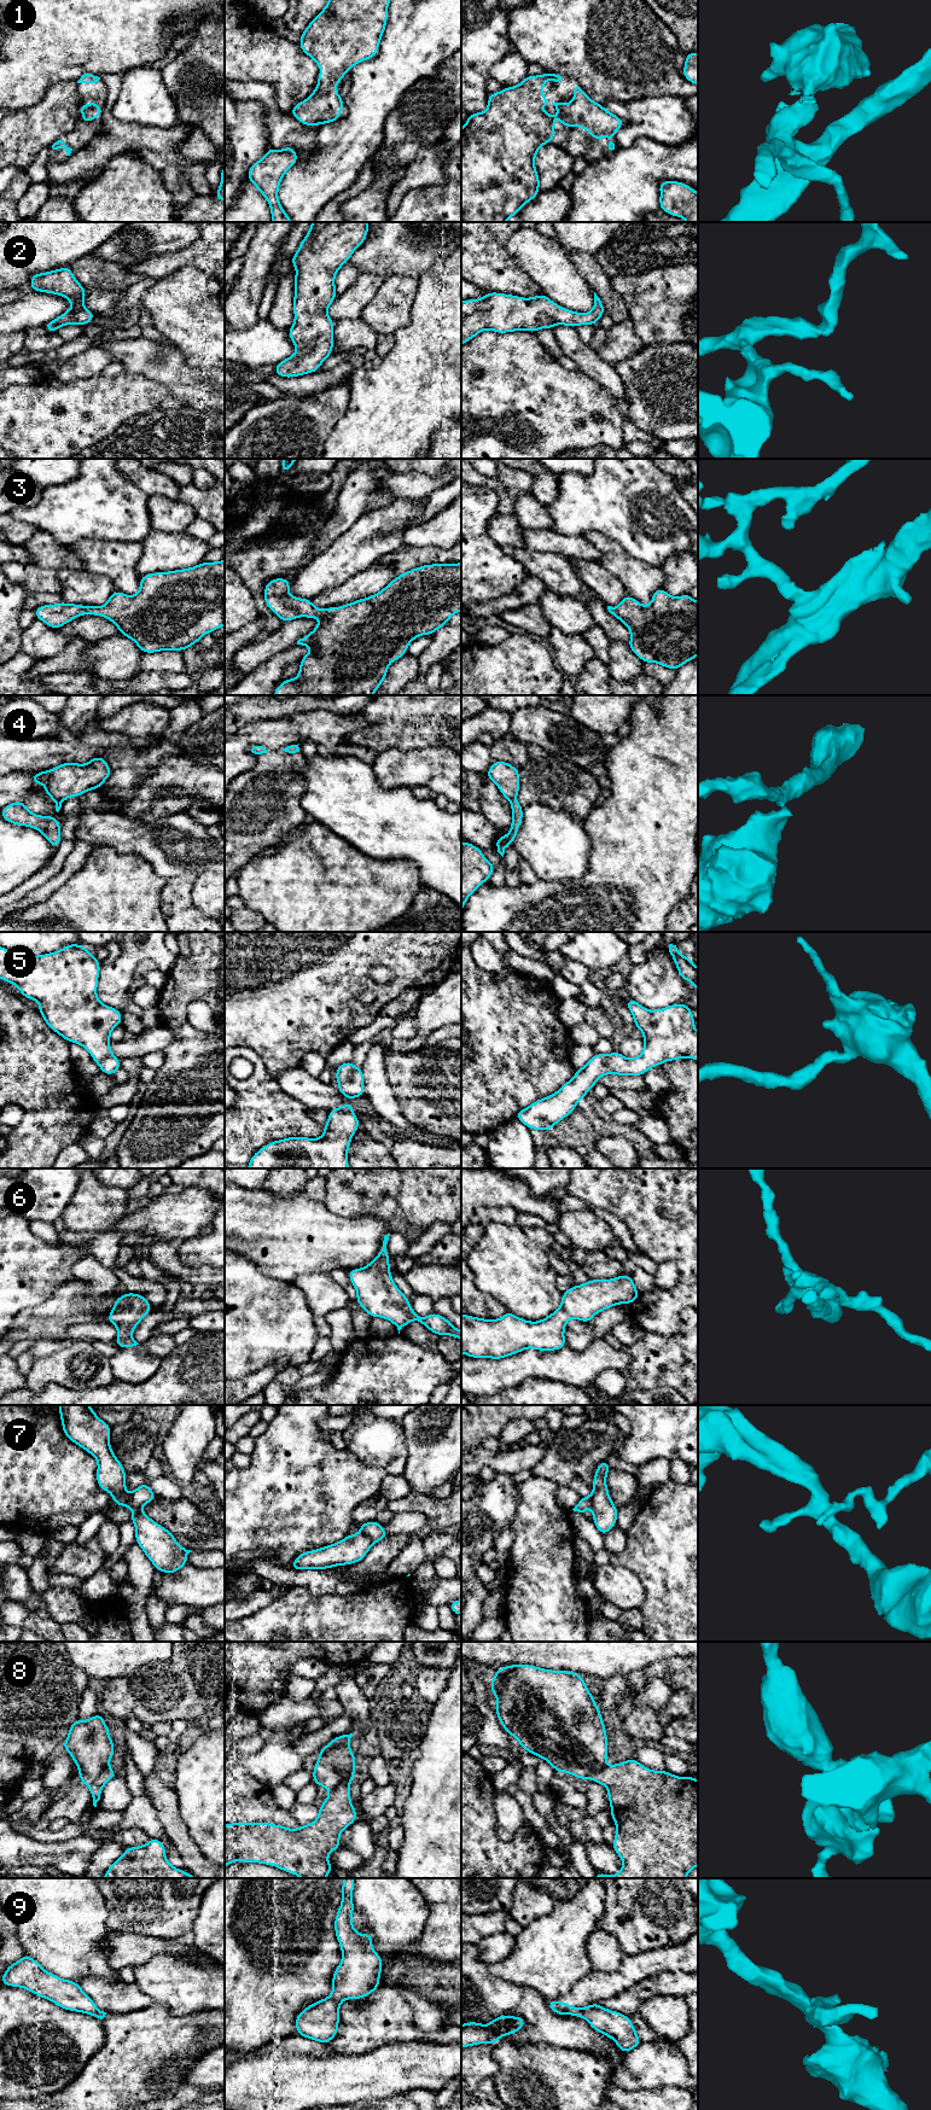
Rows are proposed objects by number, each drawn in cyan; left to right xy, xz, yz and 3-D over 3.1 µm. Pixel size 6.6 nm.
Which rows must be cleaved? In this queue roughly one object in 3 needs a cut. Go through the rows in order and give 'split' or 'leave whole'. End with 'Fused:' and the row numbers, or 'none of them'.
1: leave whole
2: leave whole
3: leave whole
4: split
5: leave whole
6: leave whole
7: split
8: split
9: split
Fused: 4, 7, 8, 9

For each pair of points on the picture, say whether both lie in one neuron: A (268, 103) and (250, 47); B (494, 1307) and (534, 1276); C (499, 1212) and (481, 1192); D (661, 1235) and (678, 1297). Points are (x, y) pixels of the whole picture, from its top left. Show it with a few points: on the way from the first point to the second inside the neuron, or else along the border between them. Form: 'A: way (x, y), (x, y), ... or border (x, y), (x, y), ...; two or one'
A: border (237, 81), (269, 83), (274, 89), (278, 106); two
B: border (476, 1287), (494, 1297), (507, 1310); two
C: border (501, 1206), (479, 1206), (473, 1213); two
D: way (676, 1251), (685, 1259), (685, 1281); one

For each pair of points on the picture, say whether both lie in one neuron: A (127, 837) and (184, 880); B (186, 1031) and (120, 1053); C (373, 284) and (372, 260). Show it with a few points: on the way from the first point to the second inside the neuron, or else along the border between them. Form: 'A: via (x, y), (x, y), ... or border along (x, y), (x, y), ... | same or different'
A: border along (198, 872), (185, 869), (166, 879) | different
B: border along (161, 1024), (173, 1037), (162, 1051) | different
C: border along (359, 273), (376, 273), (383, 279) | different

